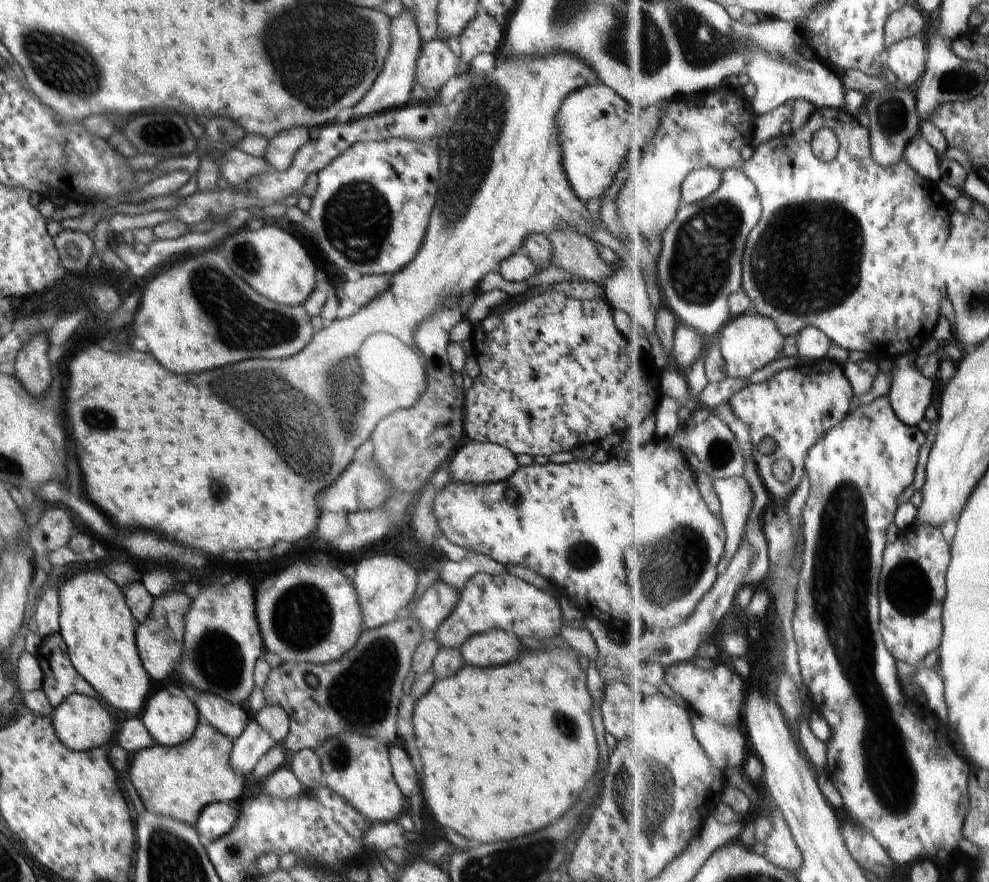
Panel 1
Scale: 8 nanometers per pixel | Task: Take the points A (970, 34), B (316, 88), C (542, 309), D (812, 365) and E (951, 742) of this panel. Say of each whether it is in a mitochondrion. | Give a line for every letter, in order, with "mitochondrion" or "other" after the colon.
A: other
B: mitochondrion
C: other
D: other
E: other

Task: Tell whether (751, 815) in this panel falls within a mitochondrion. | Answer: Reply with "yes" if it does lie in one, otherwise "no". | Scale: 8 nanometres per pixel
no

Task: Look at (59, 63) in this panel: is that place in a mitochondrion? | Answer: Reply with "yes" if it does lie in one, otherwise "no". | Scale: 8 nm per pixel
yes

